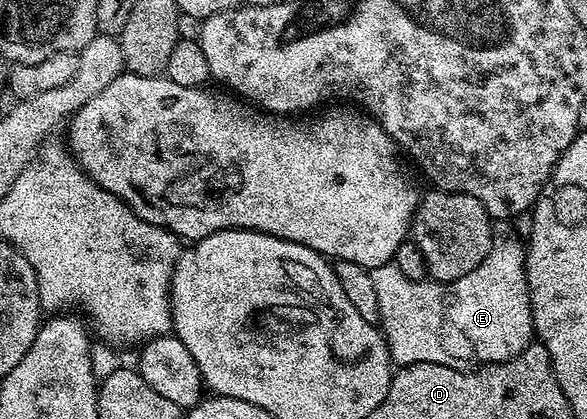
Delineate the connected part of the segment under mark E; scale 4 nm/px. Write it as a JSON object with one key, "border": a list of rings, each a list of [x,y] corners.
{"border":[[[493,220],[493,241],[491,242],[491,250],[487,254],[487,258],[483,258],[483,262],[479,262],[479,266],[475,266],[475,270],[471,270],[471,274],[467,274],[455,282],[439,284],[437,281],[428,278],[424,280],[403,278],[403,270],[399,270],[396,264],[392,262],[372,269],[373,281],[375,282],[375,294],[379,297],[379,314],[381,315],[379,328],[384,335],[385,345],[389,348],[390,361],[397,366],[414,364],[415,362],[435,362],[439,366],[447,366],[448,368],[472,370],[482,364],[501,364],[504,360],[510,360],[518,356],[535,336],[533,331],[531,298],[529,297],[527,274],[525,273],[525,250],[526,245],[523,243],[522,237],[518,235],[517,229],[510,221]]]}

